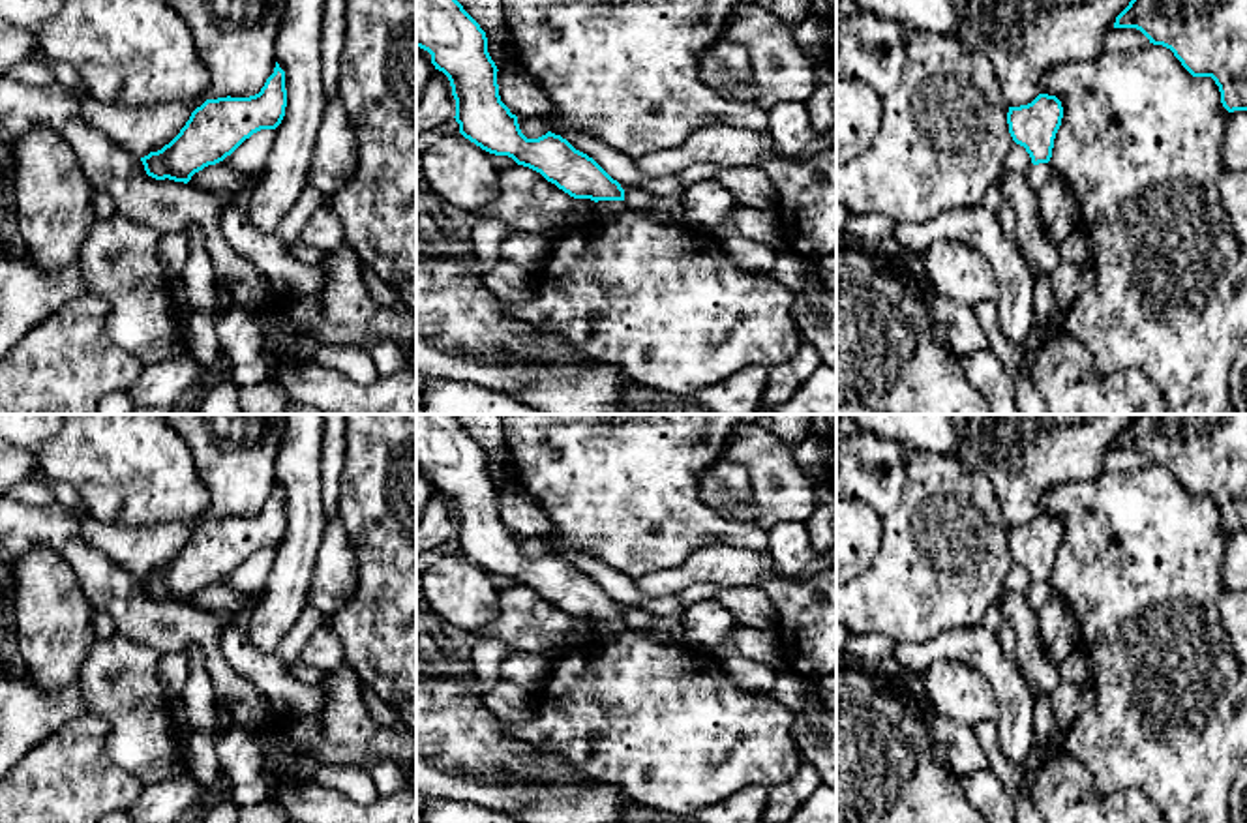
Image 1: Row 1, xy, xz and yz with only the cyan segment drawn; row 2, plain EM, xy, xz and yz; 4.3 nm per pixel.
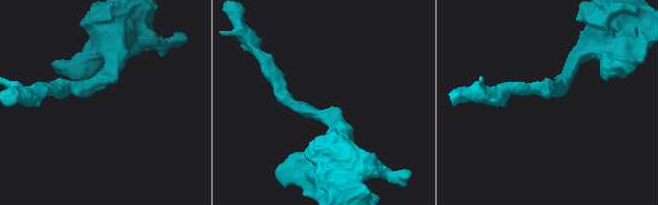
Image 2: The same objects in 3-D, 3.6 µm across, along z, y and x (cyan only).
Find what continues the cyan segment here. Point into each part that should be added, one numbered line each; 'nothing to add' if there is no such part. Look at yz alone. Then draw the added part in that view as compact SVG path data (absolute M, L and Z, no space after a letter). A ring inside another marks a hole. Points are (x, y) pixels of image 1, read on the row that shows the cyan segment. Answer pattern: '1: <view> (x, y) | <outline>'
nothing to add

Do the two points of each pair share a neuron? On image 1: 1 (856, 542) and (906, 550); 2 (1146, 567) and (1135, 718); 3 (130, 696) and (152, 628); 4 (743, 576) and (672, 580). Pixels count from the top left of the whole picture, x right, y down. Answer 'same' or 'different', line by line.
1: different
2: same
3: different
4: same

